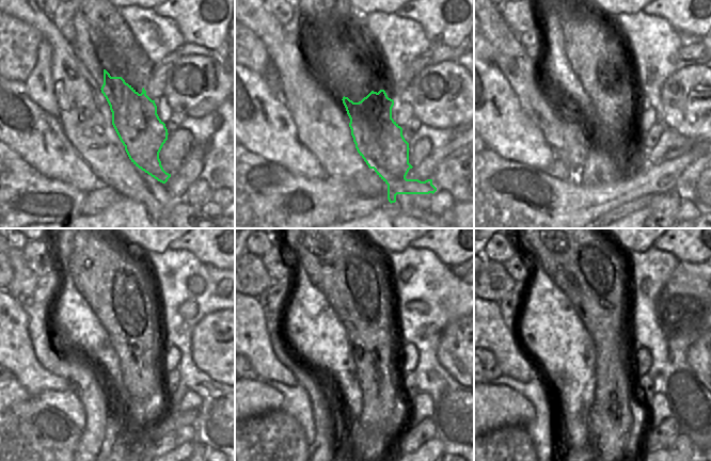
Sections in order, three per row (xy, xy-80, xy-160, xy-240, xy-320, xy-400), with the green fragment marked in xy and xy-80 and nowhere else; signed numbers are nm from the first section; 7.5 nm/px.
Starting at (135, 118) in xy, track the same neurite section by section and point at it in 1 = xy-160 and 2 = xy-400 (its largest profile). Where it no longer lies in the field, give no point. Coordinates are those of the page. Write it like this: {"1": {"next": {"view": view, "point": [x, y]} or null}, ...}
{"1": {"next": {"view": "xy-160", "point": [601, 165]}}, "2": {"next": null}}

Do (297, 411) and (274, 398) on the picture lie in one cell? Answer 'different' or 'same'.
different

